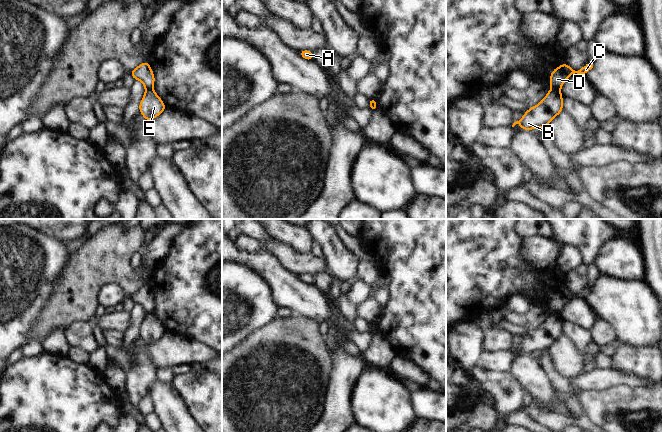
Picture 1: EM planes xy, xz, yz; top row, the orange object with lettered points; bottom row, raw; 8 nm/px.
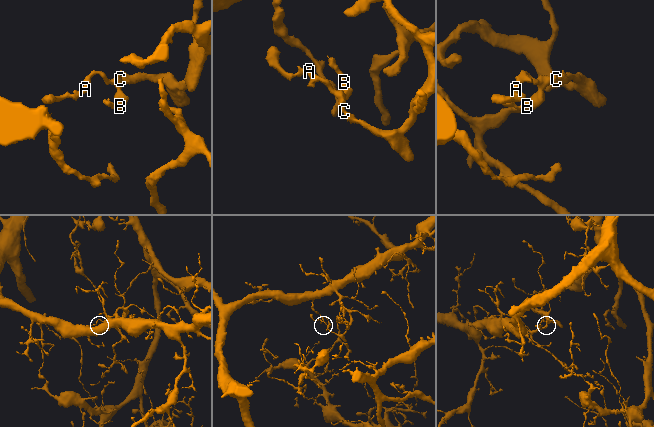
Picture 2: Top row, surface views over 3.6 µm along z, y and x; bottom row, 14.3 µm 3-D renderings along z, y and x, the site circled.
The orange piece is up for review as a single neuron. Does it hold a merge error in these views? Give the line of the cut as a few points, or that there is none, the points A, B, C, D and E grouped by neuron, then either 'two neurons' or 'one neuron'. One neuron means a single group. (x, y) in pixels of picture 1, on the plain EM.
cut yz (553, 312), (559, 315); groups A C D / B E; two neurons

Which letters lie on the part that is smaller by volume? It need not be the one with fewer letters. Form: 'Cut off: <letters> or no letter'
Cut off: B, E

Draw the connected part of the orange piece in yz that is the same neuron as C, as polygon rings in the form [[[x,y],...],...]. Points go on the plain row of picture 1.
[[[565,286],[564,288],[560,289],[559,291],[555,292],[549,302],[550,310],[554,314],[561,314],[563,307],[569,302],[572,298],[581,298],[586,299],[591,293],[593,292],[592,288],[586,288],[580,294],[575,295],[569,291],[569,289]]]

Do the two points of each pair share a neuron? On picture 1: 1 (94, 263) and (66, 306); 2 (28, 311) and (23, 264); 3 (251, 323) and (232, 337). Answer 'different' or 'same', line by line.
1: same
2: same
3: same

